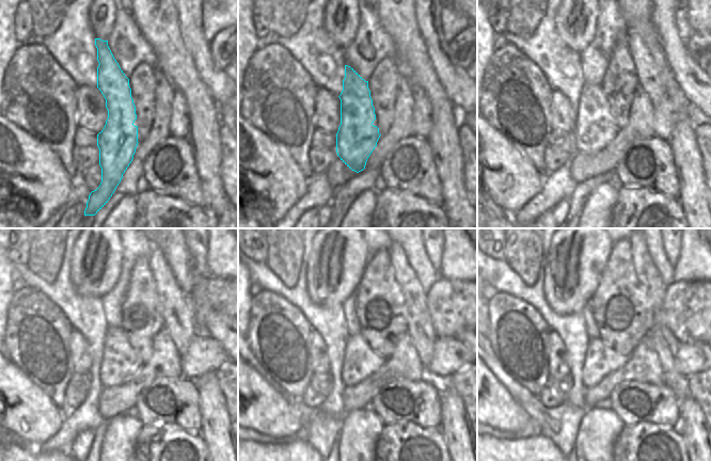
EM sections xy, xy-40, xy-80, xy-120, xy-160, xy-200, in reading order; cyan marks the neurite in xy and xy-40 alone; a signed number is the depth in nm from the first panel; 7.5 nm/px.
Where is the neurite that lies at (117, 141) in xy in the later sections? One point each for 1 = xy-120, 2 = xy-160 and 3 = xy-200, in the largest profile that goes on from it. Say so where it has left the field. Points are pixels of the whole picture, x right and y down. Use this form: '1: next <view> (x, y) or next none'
1: next xy-120 (115, 339)
2: next xy-160 (354, 343)
3: next xy-200 (597, 342)

